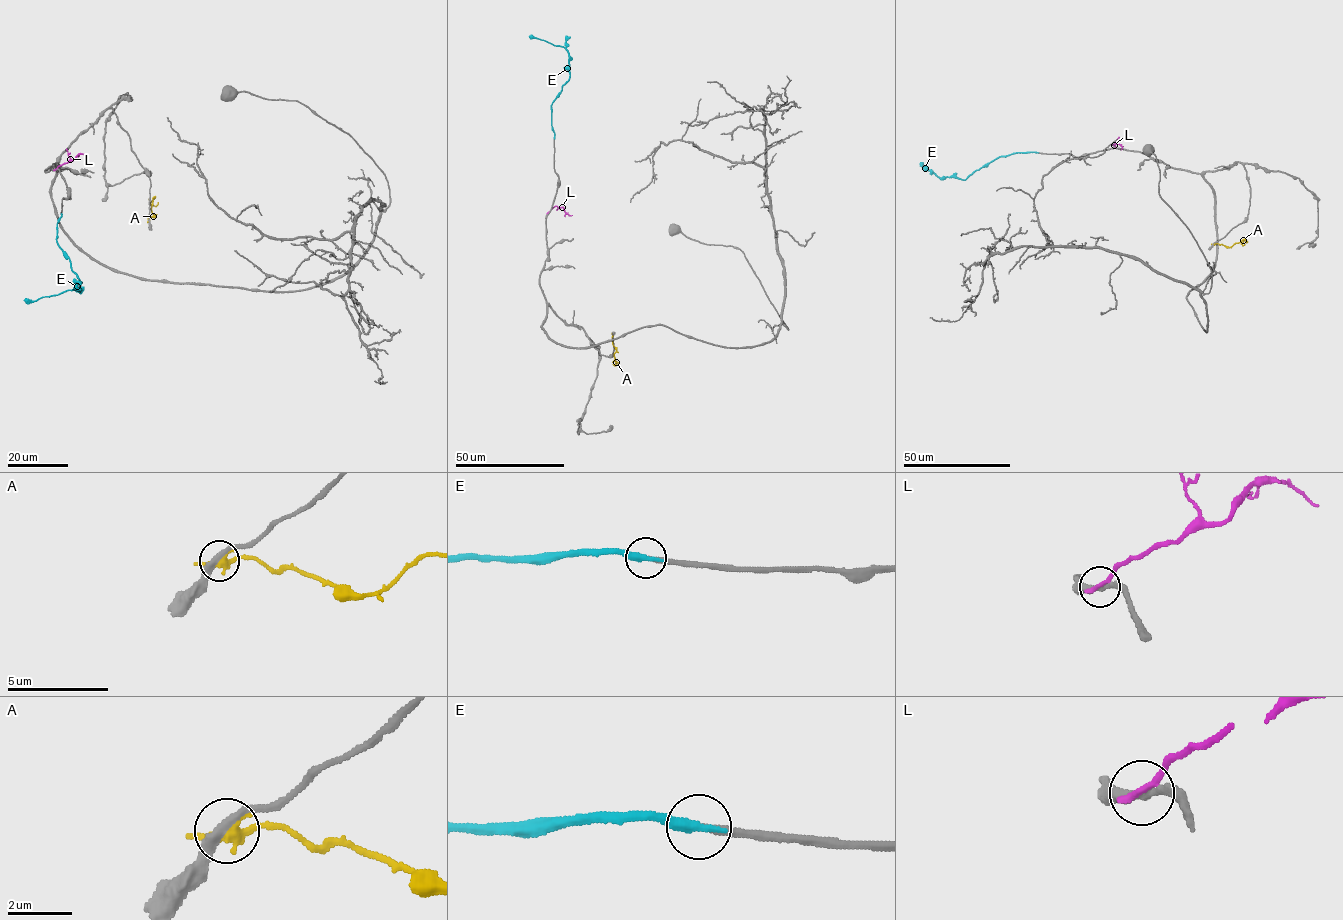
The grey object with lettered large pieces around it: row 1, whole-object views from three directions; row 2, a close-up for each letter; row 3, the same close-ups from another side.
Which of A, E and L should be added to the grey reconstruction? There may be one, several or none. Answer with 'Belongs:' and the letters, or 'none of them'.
Belongs: E

